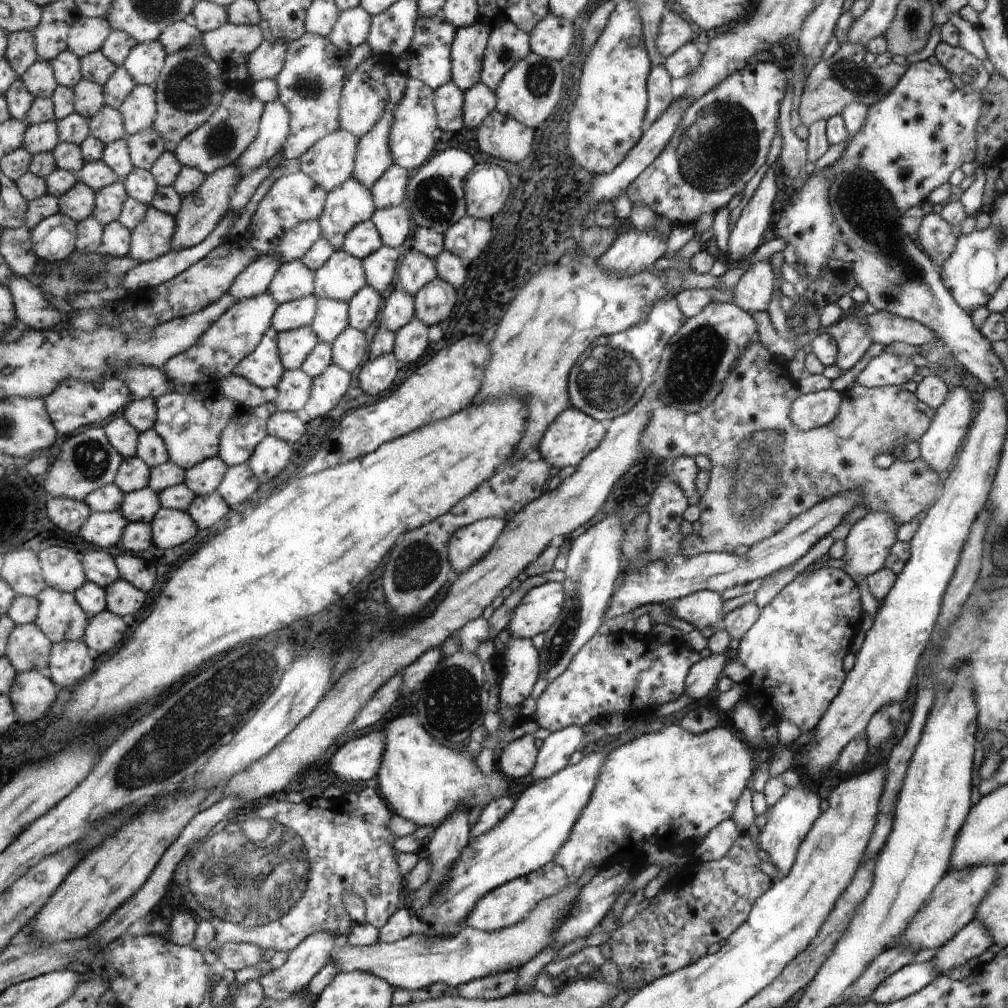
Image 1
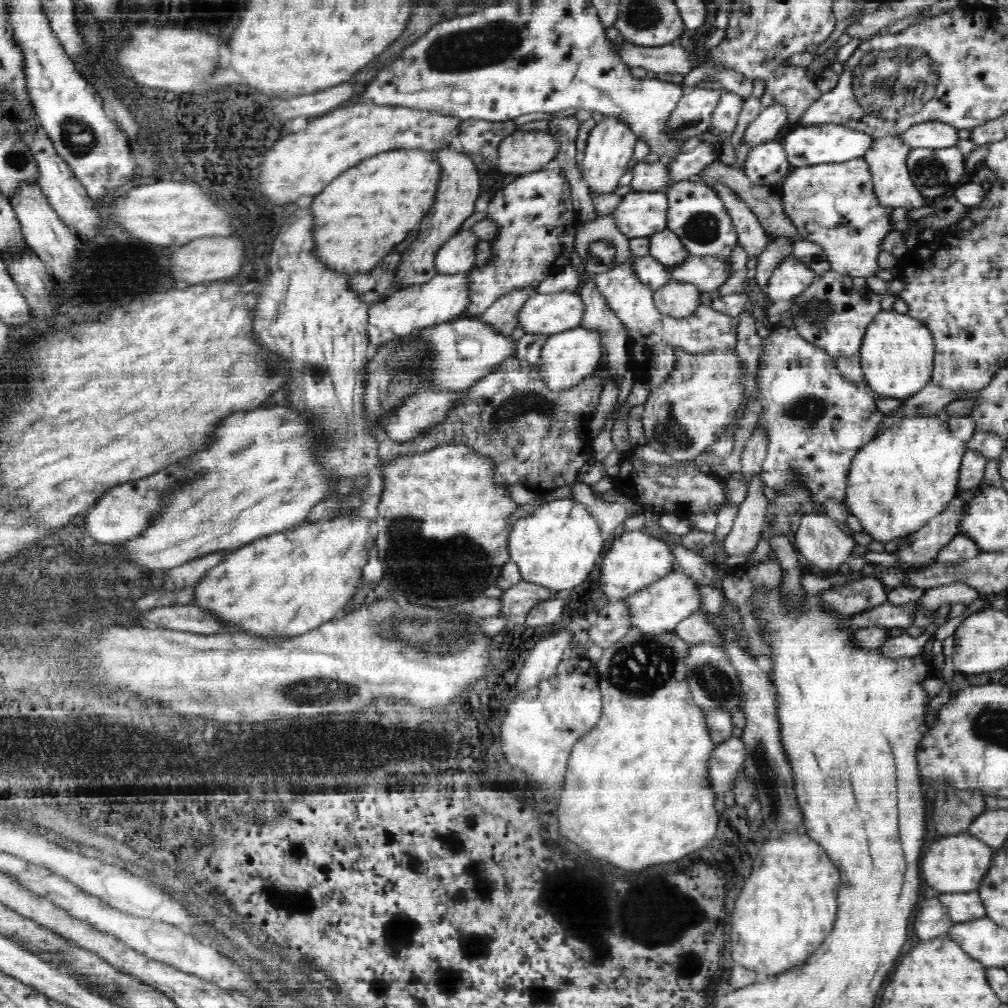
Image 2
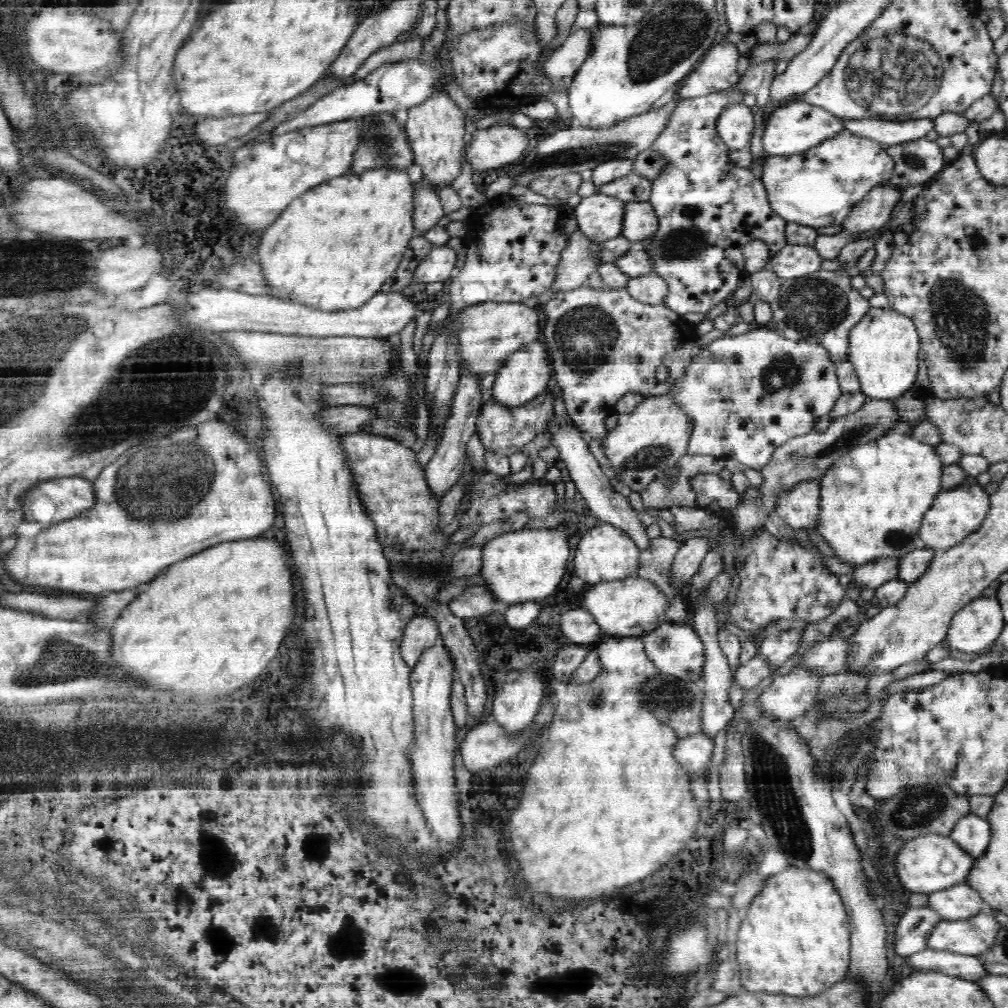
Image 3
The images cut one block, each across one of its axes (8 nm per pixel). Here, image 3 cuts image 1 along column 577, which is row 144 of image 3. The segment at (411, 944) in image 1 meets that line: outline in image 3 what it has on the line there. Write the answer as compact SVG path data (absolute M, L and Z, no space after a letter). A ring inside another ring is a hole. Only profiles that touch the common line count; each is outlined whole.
M872 116L856 121L840 119L844 123L844 128L852 134L891 146L919 141L928 132L935 130L935 122L929 118L910 119L909 121L889 121L877 117L872 118Z

